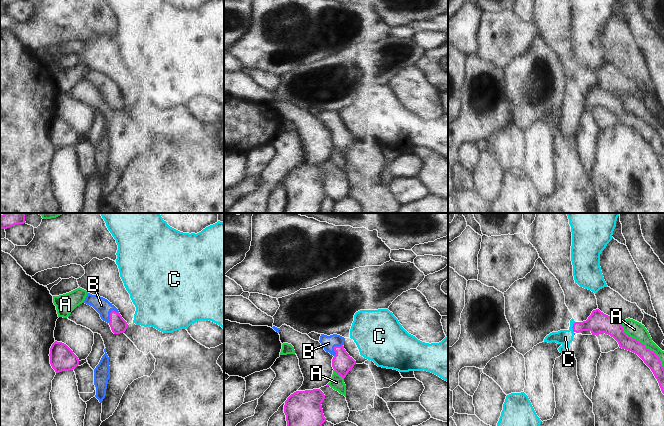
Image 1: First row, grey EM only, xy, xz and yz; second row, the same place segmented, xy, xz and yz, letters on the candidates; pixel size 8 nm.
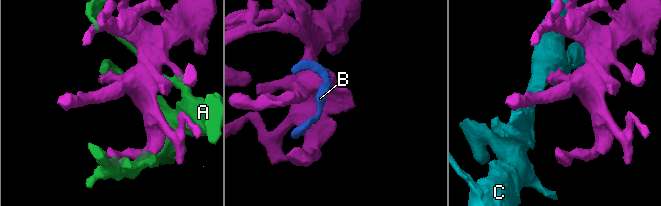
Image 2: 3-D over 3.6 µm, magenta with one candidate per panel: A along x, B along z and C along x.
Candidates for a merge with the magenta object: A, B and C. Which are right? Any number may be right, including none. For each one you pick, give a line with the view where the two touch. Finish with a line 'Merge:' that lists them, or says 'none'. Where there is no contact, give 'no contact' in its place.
B: meets magenta in xy
Merge: B

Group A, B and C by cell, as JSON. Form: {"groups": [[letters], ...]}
{"groups": [["A"], ["B"], ["C"]]}

